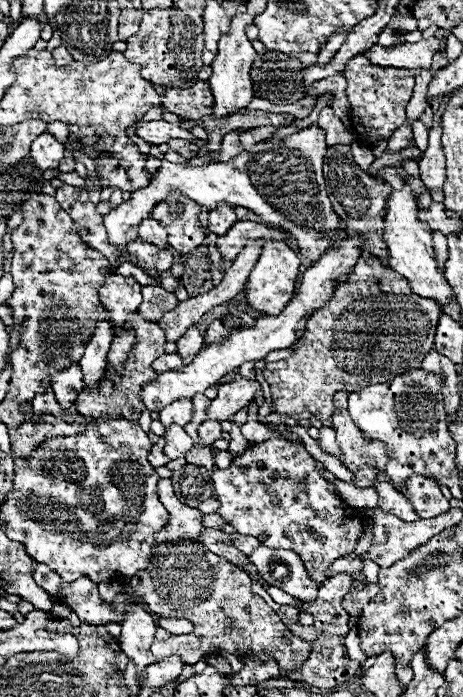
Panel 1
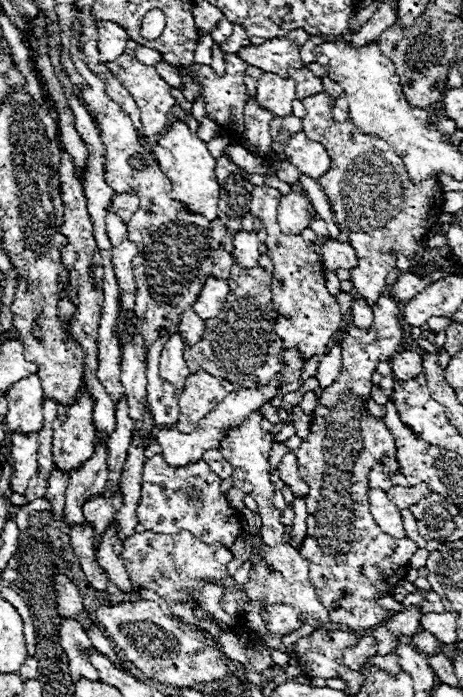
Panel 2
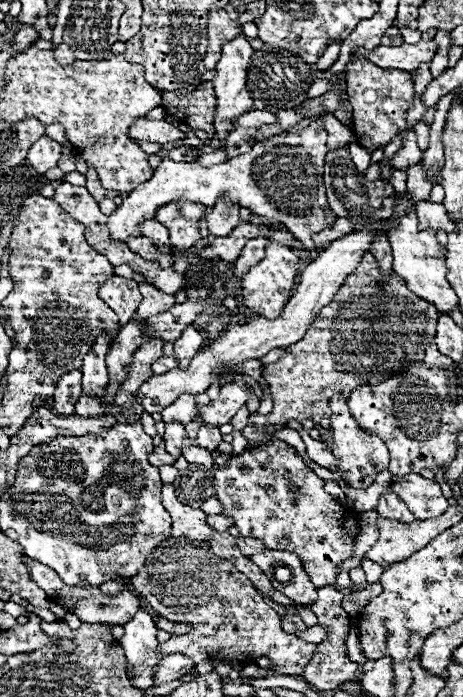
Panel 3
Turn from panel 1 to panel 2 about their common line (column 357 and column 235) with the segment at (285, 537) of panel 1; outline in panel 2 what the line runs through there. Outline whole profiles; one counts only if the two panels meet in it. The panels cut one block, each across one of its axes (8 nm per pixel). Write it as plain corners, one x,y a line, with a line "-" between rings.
150,456
142,470
142,498
138,504
138,522
158,534
176,534
188,530
206,544
220,544
232,548
244,532
242,514
228,506
220,490
220,476
204,462
192,462
184,468
172,468
162,458

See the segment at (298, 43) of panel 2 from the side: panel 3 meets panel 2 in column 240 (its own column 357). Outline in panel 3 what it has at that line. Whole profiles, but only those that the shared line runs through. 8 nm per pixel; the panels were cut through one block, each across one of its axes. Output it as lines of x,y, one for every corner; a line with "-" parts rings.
420,40
418,44
402,44
402,46
380,46
376,50
366,50
358,48
352,58
364,58
370,60
372,64
380,68
396,68
404,72
414,72
418,70
420,64
430,62
434,56
436,44
434,40

